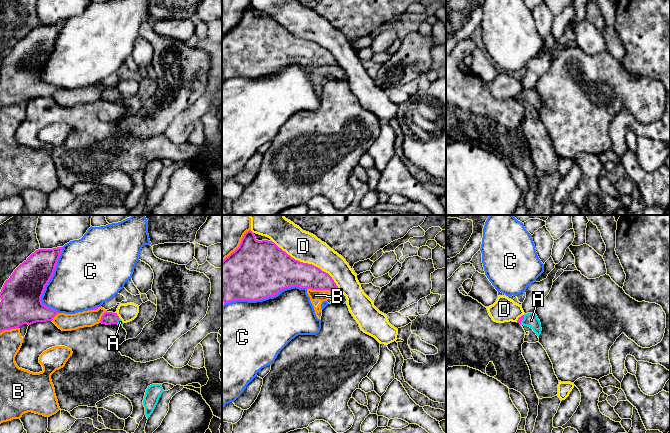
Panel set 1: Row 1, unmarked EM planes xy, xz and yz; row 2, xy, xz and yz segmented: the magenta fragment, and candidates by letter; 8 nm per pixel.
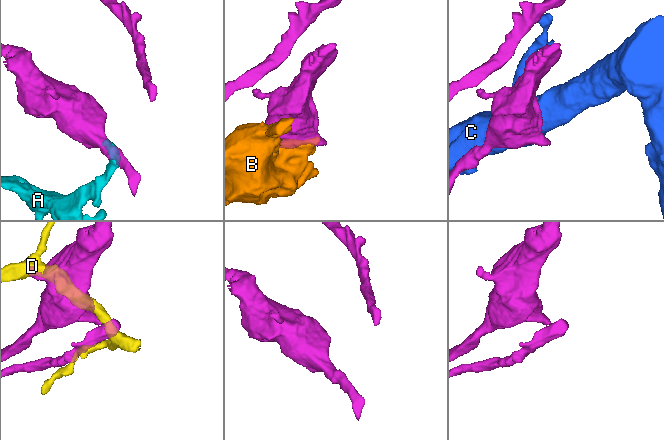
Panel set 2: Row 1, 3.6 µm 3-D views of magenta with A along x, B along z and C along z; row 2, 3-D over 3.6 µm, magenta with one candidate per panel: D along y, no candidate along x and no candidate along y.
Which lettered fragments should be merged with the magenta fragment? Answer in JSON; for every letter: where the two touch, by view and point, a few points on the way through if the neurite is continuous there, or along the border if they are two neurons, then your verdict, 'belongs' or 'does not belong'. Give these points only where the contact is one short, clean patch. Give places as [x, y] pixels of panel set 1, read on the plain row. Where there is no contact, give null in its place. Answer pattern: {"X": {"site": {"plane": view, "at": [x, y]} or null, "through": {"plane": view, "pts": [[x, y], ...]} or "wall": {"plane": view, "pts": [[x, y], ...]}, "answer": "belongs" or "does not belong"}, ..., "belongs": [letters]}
{"A": {"site": {"plane": "yz", "at": [523, 94]}, "through": {"plane": "yz", "pts": [[521, 94], [523, 94], [531, 96]]}, "answer": "belongs"}, "B": {"site": {"plane": "xz", "at": [319, 65]}, "answer": "does not belong"}, "C": {"site": {"plane": "xz", "at": [265, 73]}, "answer": "does not belong"}, "D": {"site": {"plane": "xz", "at": [307, 39]}, "answer": "does not belong"}, "belongs": ["A"]}

